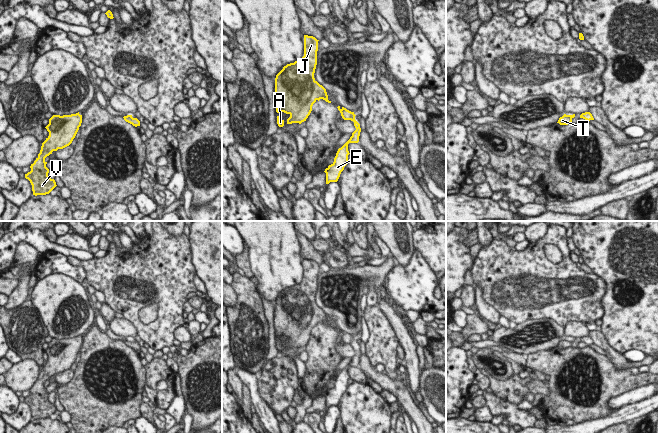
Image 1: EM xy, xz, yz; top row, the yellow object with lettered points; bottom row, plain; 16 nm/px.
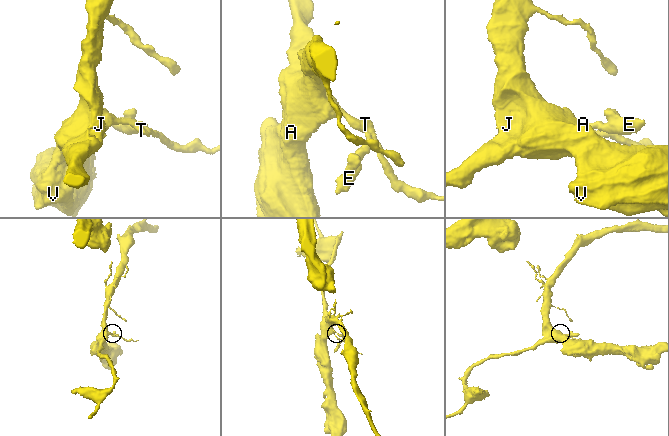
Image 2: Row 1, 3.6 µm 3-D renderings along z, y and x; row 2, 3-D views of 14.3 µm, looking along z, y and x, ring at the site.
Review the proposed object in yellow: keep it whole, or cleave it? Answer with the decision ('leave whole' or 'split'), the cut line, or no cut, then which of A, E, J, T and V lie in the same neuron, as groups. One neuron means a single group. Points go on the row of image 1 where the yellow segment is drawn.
split; cut in yz along (568, 115), (571, 118); A J T V / E

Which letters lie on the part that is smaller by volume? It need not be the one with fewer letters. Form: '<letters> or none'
E

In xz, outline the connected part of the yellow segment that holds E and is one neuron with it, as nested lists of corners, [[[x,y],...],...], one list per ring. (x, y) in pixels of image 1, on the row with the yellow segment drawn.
[[[354,120],[353,122],[356,130],[352,133],[350,139],[341,148],[338,149],[334,158],[334,162],[329,165],[324,171],[326,173],[326,184],[338,181],[341,172],[344,170],[344,167],[349,161],[348,155],[350,153],[348,151],[348,144],[359,142],[359,136],[361,132],[360,124],[356,120]]]

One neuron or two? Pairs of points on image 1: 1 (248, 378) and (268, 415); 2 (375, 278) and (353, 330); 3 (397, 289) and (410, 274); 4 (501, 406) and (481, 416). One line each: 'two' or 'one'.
1: one
2: one
3: one
4: two

